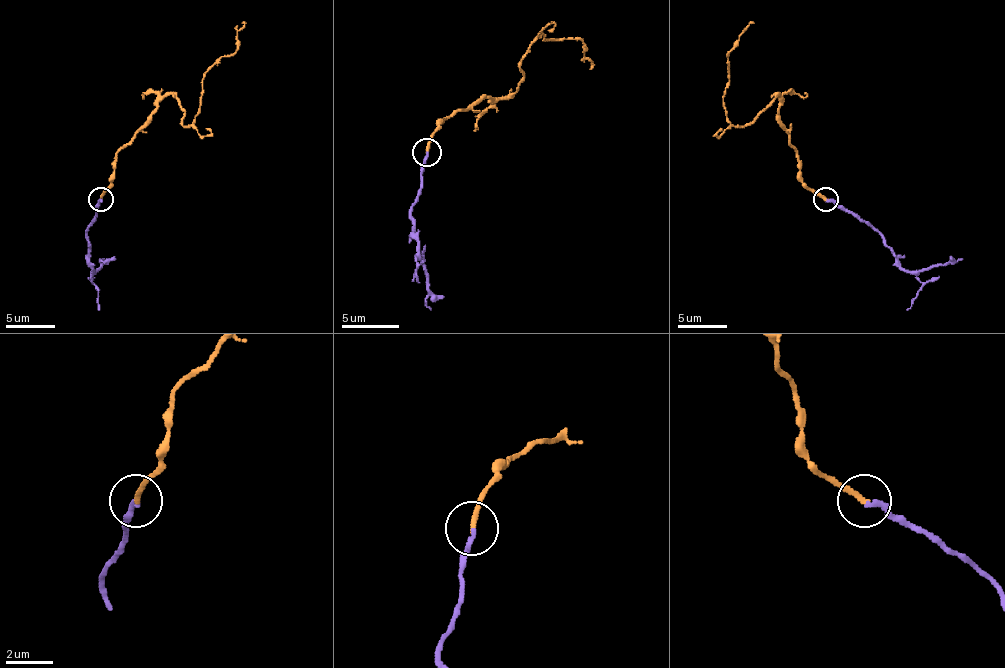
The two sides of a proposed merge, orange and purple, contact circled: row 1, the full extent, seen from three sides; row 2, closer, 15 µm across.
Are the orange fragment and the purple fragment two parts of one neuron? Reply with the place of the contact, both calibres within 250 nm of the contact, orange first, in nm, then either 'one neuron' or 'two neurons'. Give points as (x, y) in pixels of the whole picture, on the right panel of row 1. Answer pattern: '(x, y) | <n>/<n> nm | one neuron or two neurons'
(826, 199) | 220/190 nm | one neuron

